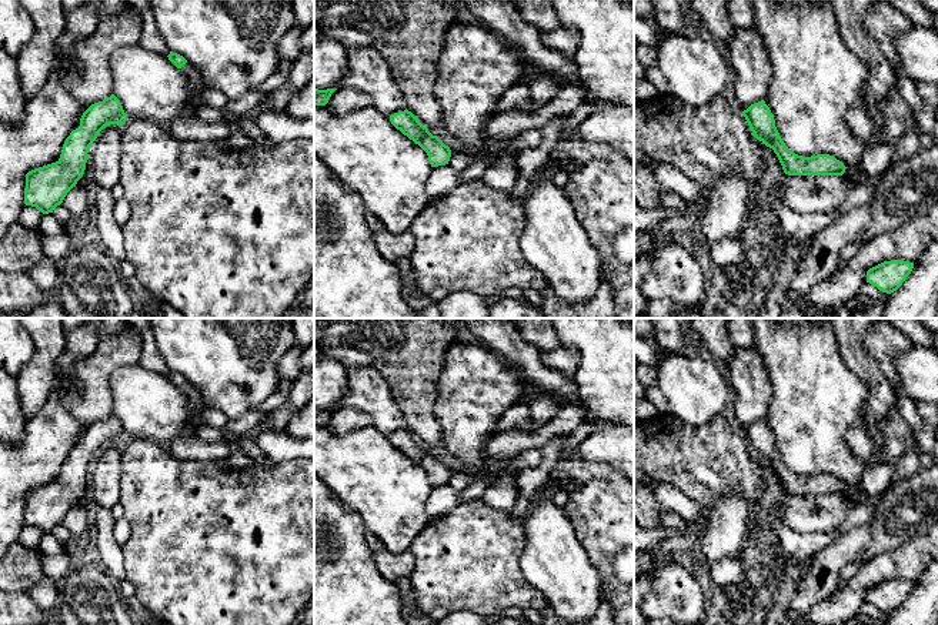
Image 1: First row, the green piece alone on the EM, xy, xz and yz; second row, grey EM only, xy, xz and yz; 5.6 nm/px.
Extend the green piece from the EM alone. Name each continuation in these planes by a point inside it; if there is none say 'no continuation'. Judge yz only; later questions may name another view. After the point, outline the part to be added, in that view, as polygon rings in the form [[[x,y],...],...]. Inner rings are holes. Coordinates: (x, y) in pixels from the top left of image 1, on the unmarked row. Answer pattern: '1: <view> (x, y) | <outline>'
no continuation

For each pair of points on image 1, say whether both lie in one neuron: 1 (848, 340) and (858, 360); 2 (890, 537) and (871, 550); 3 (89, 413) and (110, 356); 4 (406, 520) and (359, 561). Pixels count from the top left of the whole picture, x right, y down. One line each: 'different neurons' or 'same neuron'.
1: same neuron
2: same neuron
3: same neuron
4: different neurons

